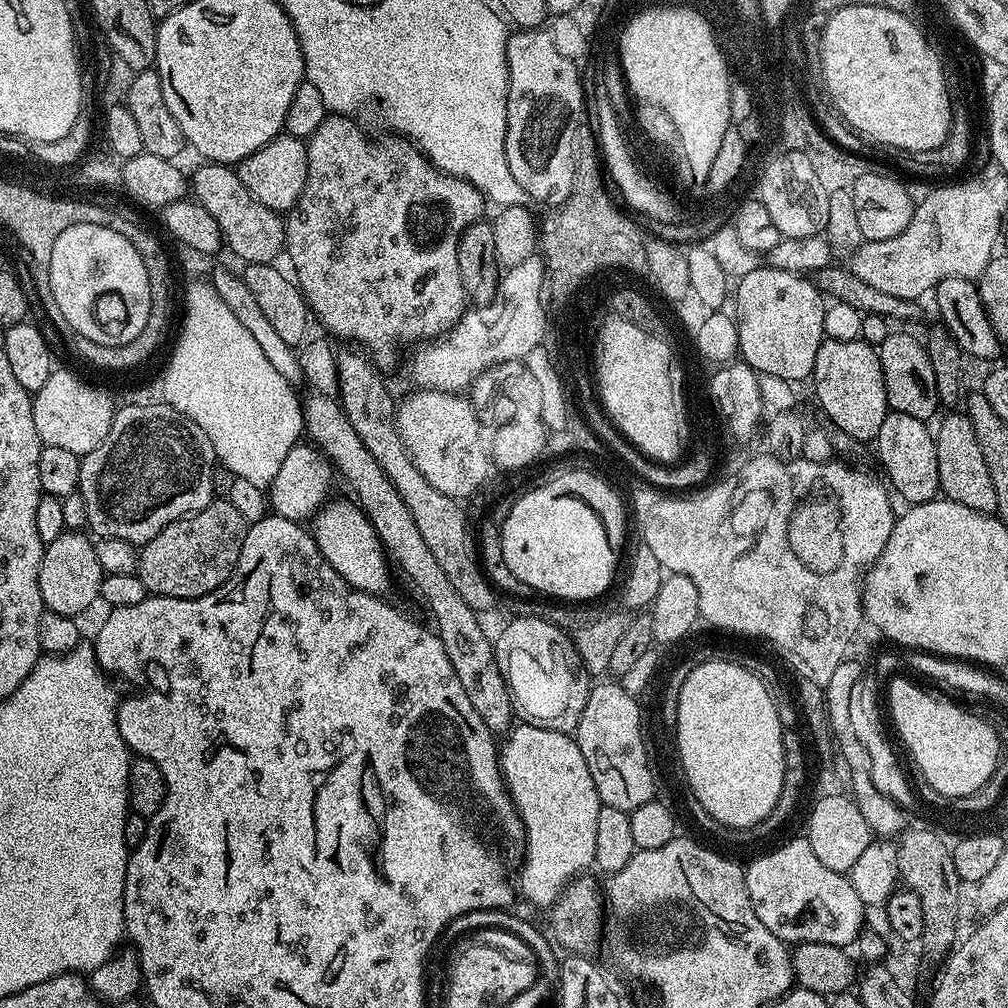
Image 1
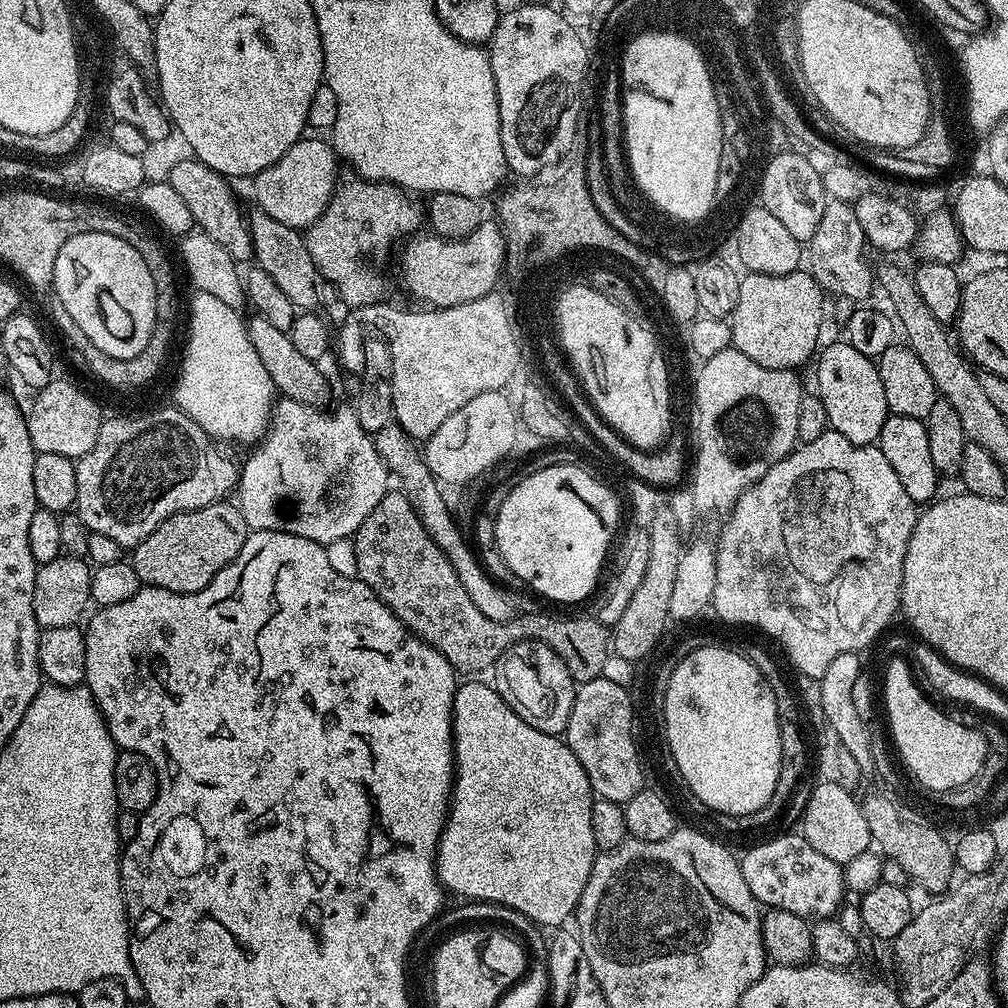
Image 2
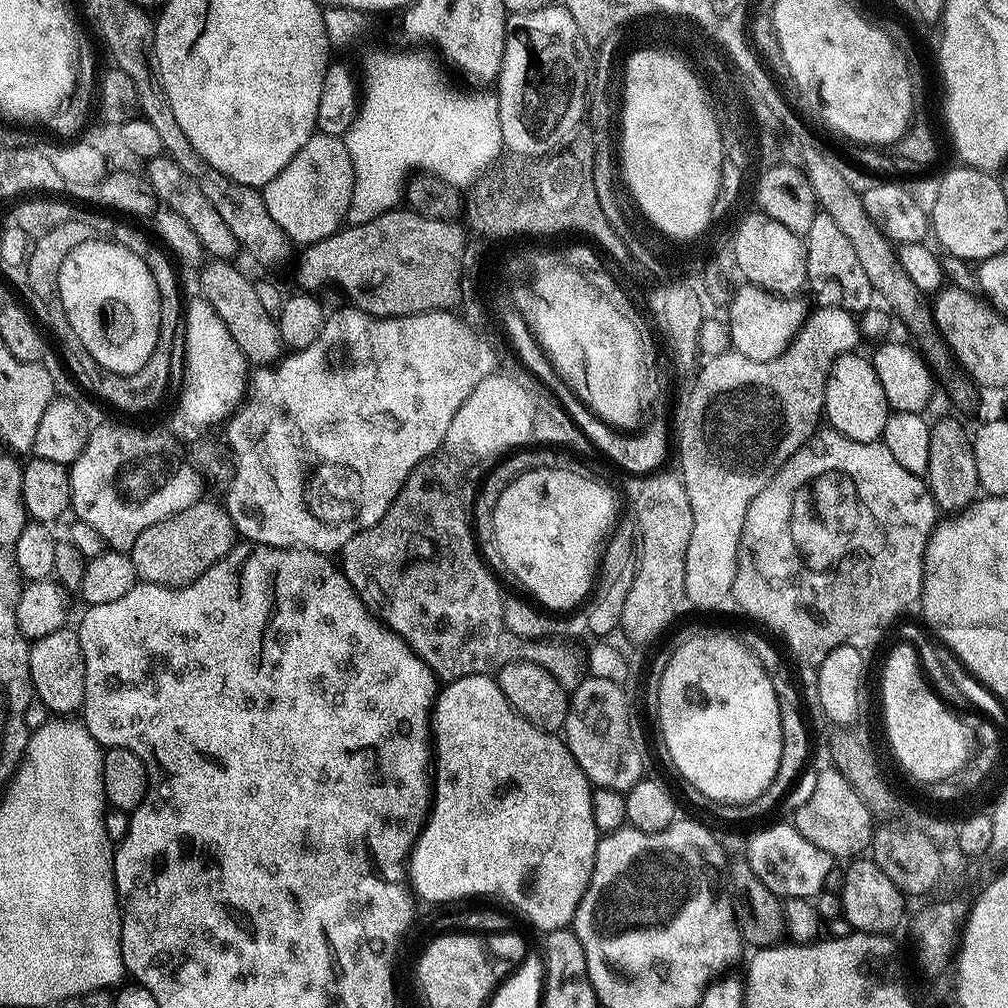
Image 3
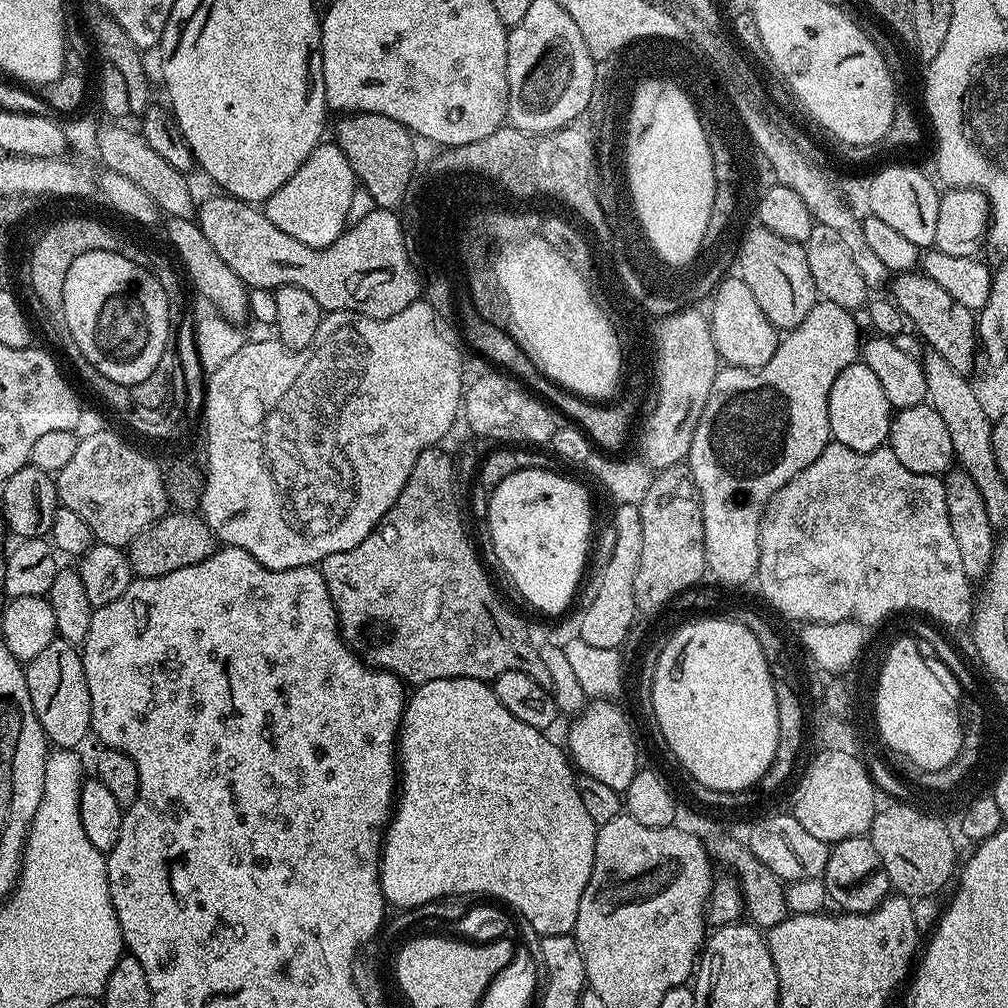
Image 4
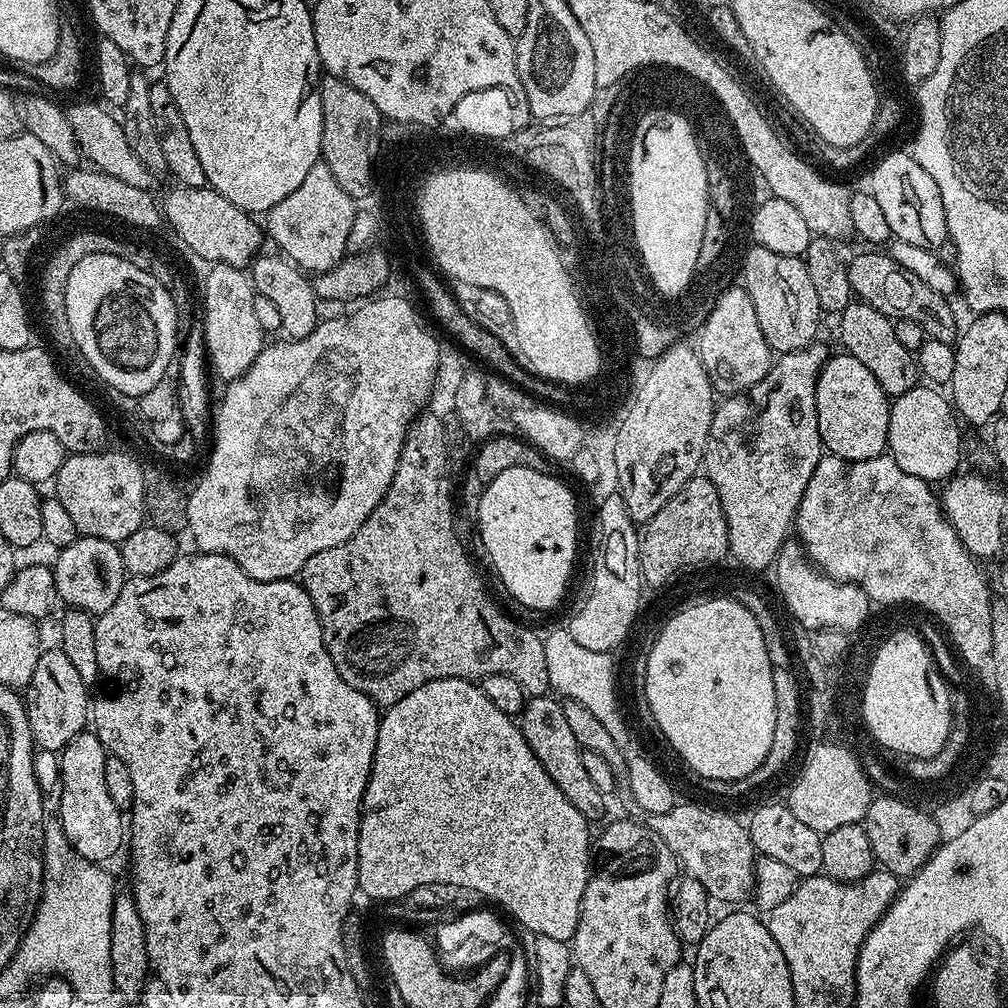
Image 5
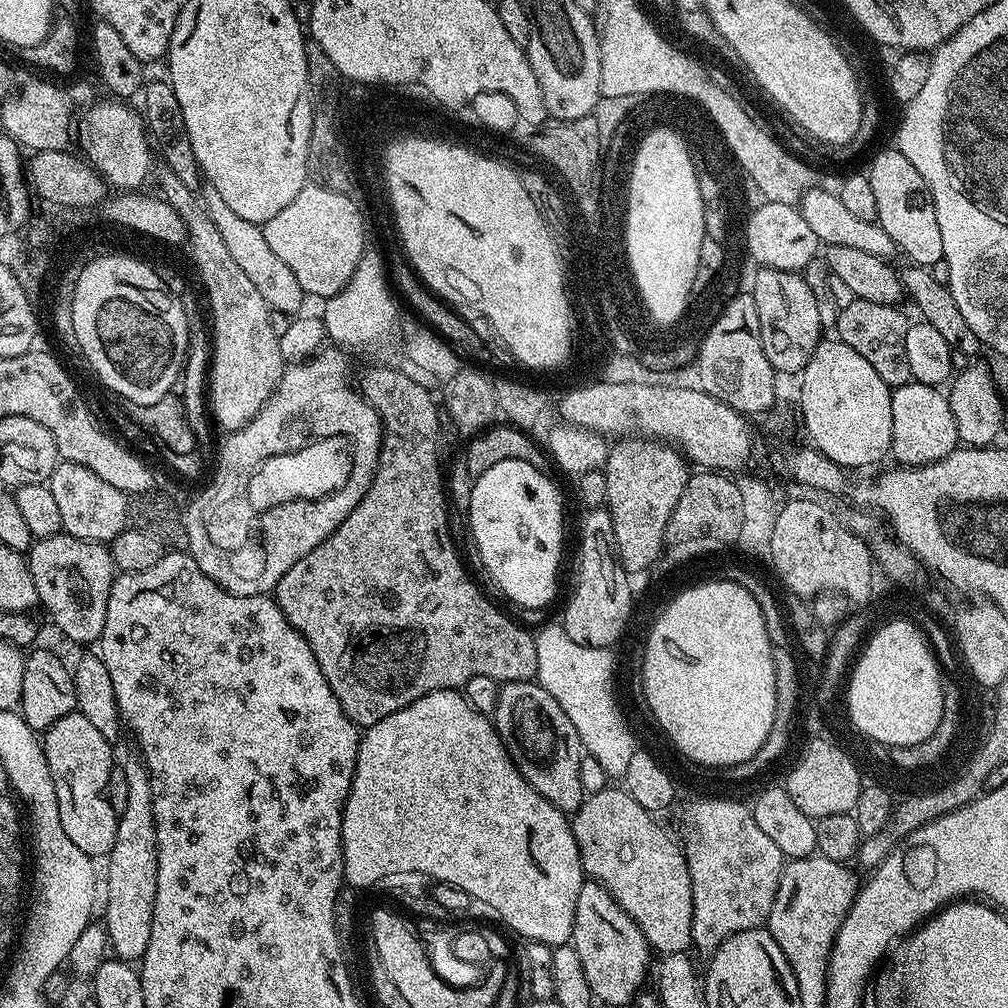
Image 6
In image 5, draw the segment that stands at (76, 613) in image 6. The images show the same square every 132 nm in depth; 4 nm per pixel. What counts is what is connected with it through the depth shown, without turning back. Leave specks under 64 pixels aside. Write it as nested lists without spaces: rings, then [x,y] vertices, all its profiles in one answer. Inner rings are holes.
[[[77,535],[70,546],[55,553],[56,564],[51,565],[56,583],[56,594],[69,609],[89,612],[93,617],[100,617],[110,610],[118,598],[126,579],[124,563],[119,547],[108,540],[93,536]]]

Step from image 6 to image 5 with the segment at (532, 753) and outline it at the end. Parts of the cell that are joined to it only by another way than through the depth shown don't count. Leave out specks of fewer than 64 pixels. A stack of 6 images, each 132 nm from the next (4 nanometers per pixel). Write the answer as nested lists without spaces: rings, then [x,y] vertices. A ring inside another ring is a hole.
[[[552,694],[525,699],[524,709],[520,711],[518,723],[530,750],[534,750],[534,754],[538,758],[538,762],[542,762],[546,774],[550,774],[550,778],[554,778],[558,790],[562,790],[562,794],[566,794],[566,799],[578,809],[578,814],[582,814],[590,822],[600,819],[603,821],[605,819],[603,816],[606,794],[602,790],[598,790],[598,786],[594,786],[594,781],[590,779],[590,773],[586,771],[585,750],[580,747],[577,739],[574,738],[573,731],[570,730],[569,723],[566,722],[563,703]]]

